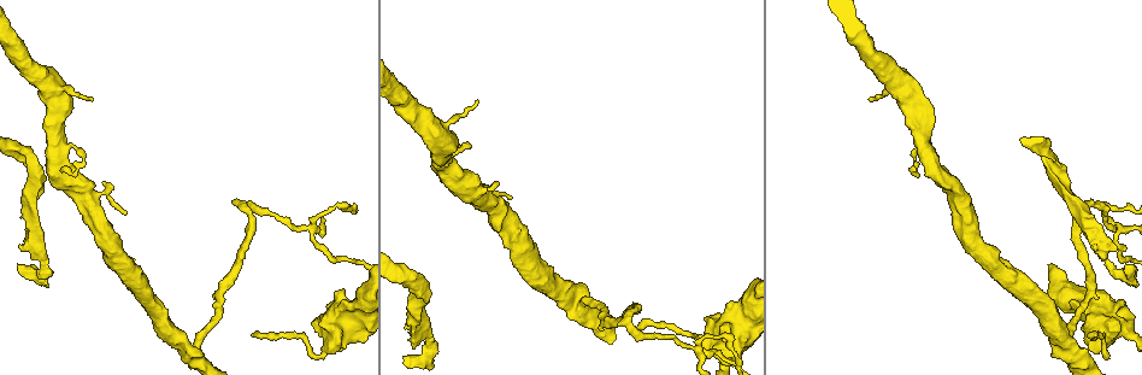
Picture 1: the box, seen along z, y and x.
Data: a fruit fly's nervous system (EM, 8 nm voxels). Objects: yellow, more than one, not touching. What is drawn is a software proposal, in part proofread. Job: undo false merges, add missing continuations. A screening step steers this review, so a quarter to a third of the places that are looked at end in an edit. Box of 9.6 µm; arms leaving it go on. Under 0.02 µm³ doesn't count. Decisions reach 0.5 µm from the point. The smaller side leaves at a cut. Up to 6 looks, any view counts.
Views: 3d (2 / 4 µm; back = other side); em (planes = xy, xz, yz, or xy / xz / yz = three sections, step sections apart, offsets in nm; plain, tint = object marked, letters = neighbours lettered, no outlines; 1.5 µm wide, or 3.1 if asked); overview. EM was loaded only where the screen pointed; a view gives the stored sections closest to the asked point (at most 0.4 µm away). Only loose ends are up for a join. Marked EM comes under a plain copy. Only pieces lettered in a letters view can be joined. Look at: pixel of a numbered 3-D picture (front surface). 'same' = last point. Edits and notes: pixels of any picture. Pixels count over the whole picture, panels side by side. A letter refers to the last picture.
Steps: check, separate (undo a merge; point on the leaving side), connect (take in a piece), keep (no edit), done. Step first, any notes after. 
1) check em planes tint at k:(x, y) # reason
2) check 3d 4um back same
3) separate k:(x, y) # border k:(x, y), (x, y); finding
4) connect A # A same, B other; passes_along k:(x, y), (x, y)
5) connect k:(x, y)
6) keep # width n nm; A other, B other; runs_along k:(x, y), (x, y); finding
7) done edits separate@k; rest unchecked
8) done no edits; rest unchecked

check 3d 4um at 1:(426, 341) # narrows sharply

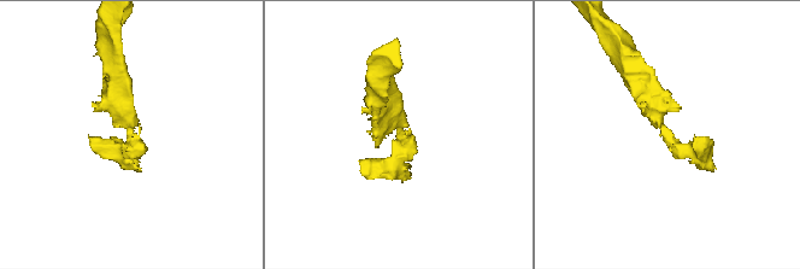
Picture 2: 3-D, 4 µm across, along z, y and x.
check em yz step 8 tint at 2:(130, 133)

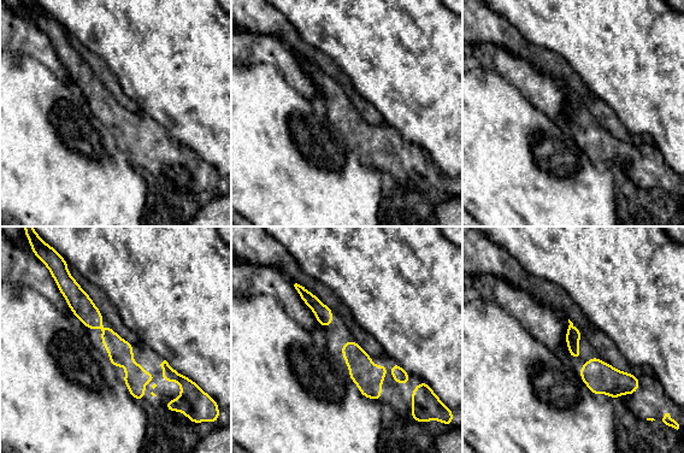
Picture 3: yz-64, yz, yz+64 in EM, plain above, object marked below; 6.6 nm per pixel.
check em planes letters same

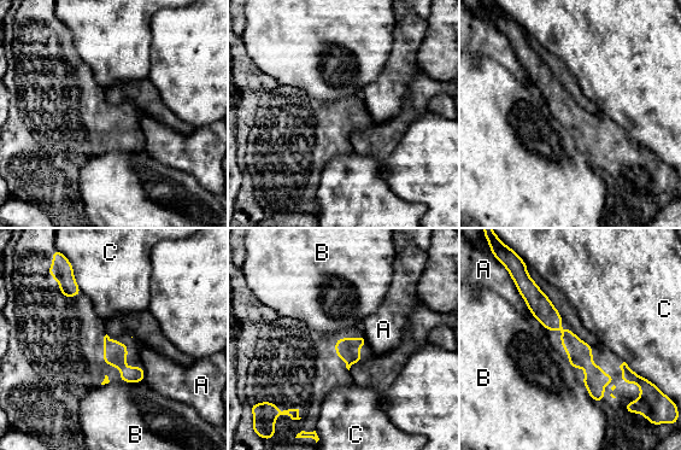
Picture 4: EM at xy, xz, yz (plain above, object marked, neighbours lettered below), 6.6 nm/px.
keep # width 150 nm; A other, B other, C other; runs_along 4:(529, 288), (586, 361), (600, 397); all the same neuron

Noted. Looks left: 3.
check 3d 4um at 1:(242, 205) # abrupt turn

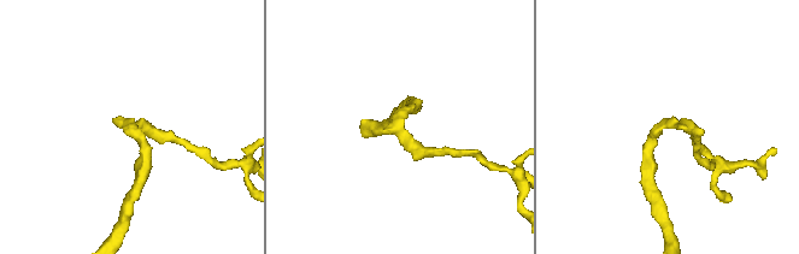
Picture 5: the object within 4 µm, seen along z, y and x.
check em xy step 8 tint at 5:(404, 128) # shape alone is not enough

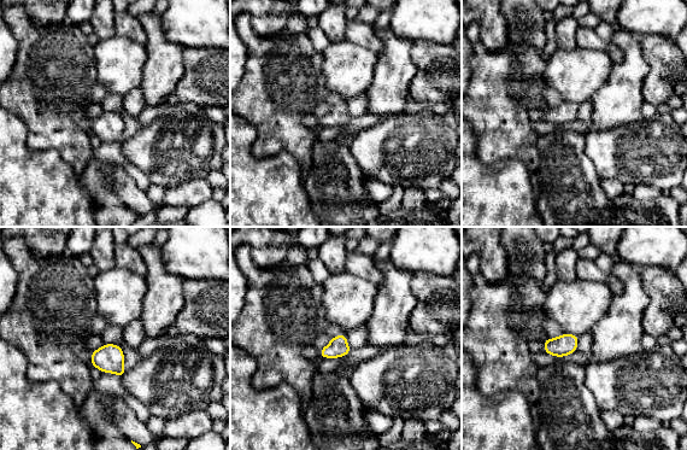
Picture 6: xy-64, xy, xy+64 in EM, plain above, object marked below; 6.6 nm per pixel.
check em planes letters same # another direction

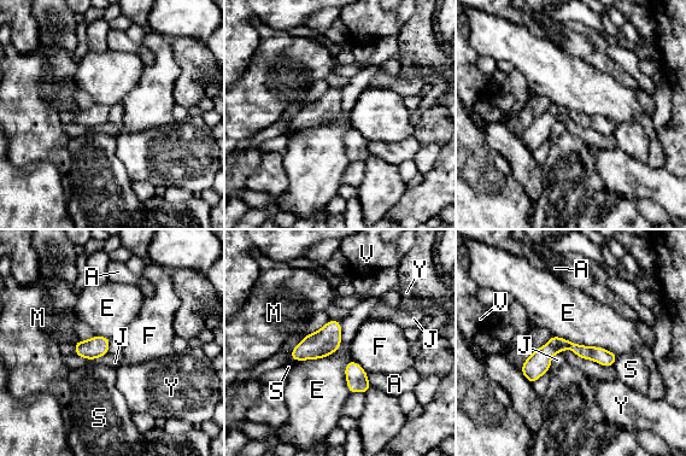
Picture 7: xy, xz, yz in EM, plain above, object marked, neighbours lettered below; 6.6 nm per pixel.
keep # A other, E other, F other, J other, M other, S other, V other, Y other; border 7:(552, 334), (602, 346), (619, 356); all the same neuron

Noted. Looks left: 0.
done no edits; rest unchecked

